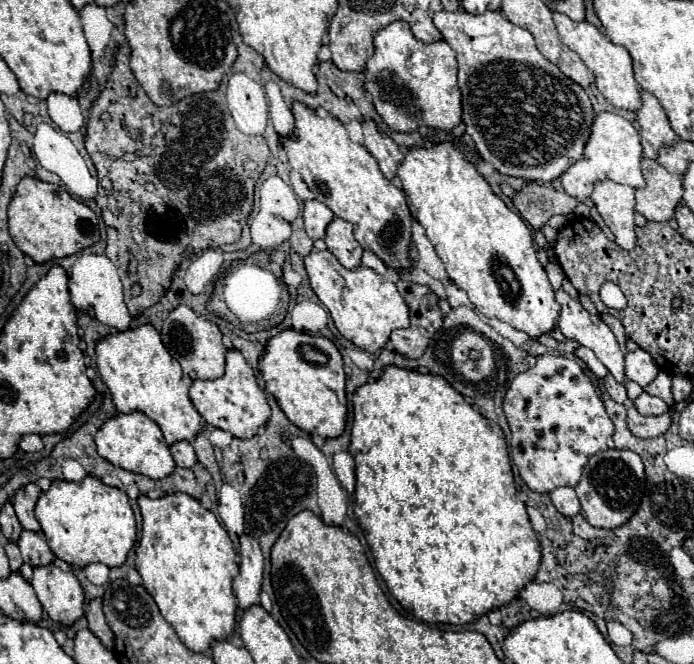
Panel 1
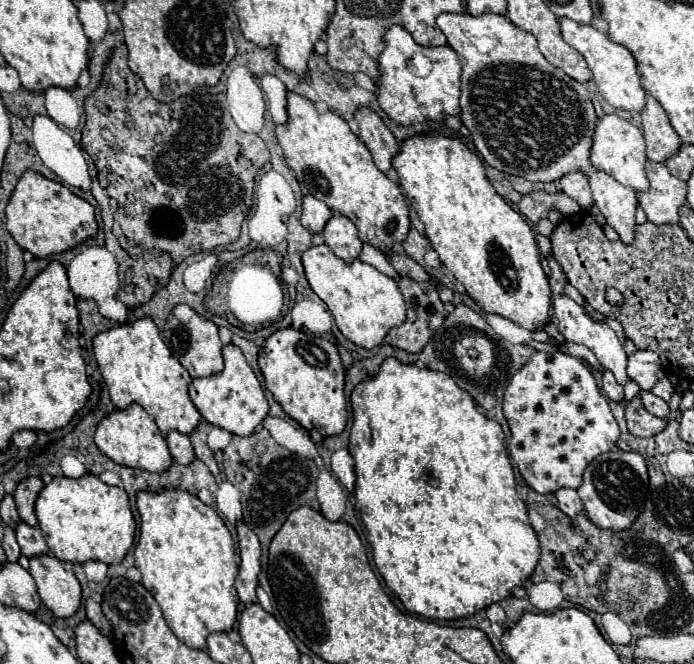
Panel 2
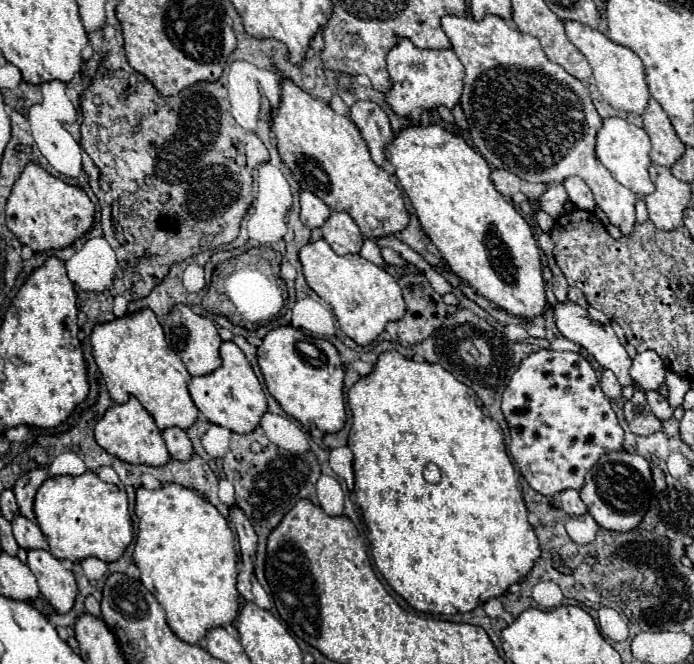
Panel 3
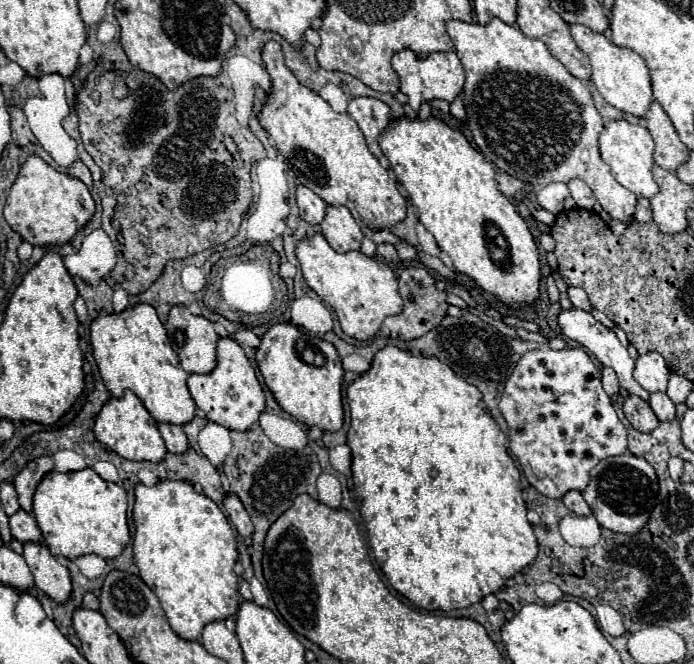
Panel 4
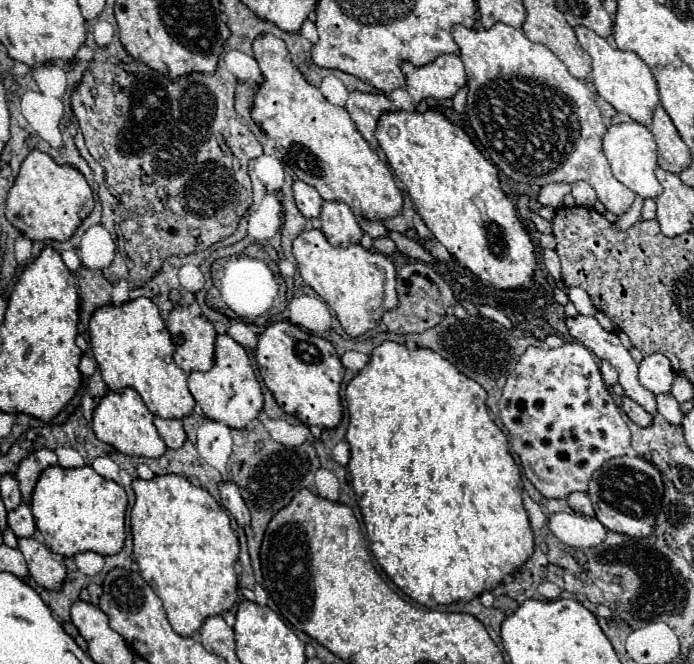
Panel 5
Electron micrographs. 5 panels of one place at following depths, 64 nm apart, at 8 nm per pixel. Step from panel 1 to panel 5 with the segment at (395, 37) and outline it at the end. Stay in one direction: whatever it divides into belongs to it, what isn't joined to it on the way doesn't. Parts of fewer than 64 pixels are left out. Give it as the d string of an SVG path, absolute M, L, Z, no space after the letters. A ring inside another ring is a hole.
M442 54L426 66L404 62L400 68L414 104L424 98L452 98L466 84L464 64L458 54Z

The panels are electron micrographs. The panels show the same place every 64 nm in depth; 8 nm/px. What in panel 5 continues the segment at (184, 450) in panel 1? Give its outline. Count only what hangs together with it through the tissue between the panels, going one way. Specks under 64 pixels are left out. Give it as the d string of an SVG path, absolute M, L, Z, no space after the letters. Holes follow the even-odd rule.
M154 418L154 424L158 428L158 434L164 438L166 446L172 450L182 448L182 444L186 442L186 434L182 428L180 420L164 420L164 418Z

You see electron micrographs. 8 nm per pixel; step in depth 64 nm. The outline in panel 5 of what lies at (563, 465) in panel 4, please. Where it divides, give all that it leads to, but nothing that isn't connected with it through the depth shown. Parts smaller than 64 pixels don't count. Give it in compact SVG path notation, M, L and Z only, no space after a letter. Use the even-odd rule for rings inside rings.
M572 342L562 348L528 348L508 376L498 402L500 418L510 432L512 450L518 454L524 475L546 498L566 498L570 492L586 492L588 480L606 460L624 456L630 446L630 430L620 416L610 392L604 388L598 362L590 350Z

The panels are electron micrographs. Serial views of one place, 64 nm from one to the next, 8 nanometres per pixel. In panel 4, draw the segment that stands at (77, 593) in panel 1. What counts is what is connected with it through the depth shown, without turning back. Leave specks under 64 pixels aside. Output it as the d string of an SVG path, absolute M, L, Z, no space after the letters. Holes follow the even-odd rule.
M24 544L24 558L34 574L36 586L58 604L66 604L72 594L72 578L44 544Z

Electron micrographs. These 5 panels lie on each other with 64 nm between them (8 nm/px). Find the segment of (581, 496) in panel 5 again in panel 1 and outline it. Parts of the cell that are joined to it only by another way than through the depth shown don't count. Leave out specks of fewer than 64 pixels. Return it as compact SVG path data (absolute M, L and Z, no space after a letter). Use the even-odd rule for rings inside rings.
M566 486L566 488L554 488L550 494L550 500L552 504L556 506L556 510L564 516L574 516L580 512L580 500L574 492L574 488Z

